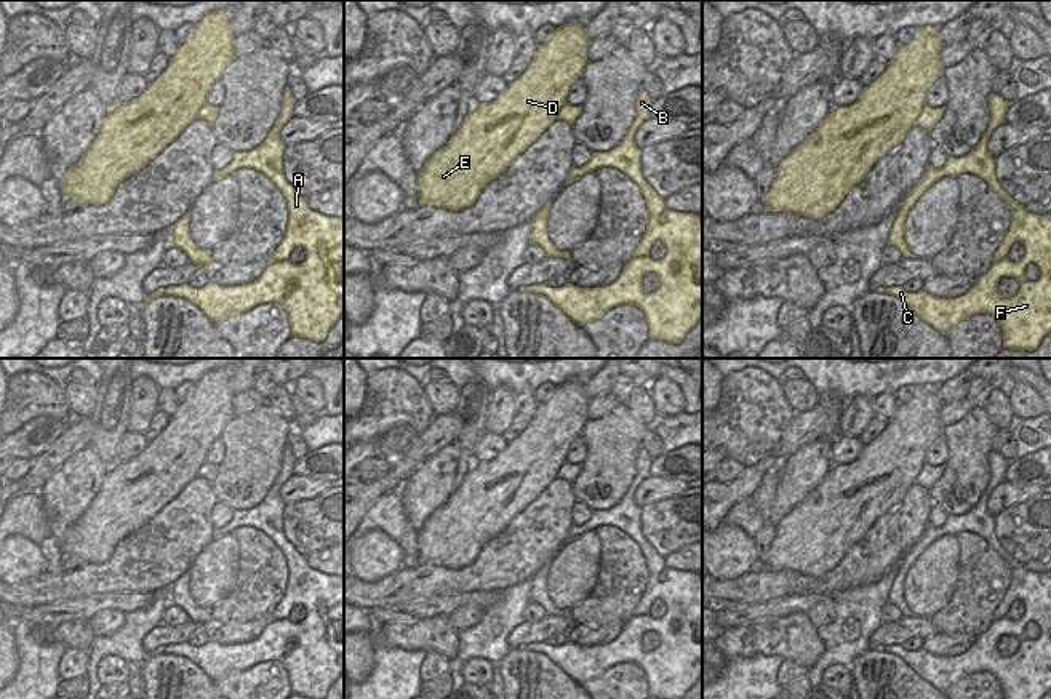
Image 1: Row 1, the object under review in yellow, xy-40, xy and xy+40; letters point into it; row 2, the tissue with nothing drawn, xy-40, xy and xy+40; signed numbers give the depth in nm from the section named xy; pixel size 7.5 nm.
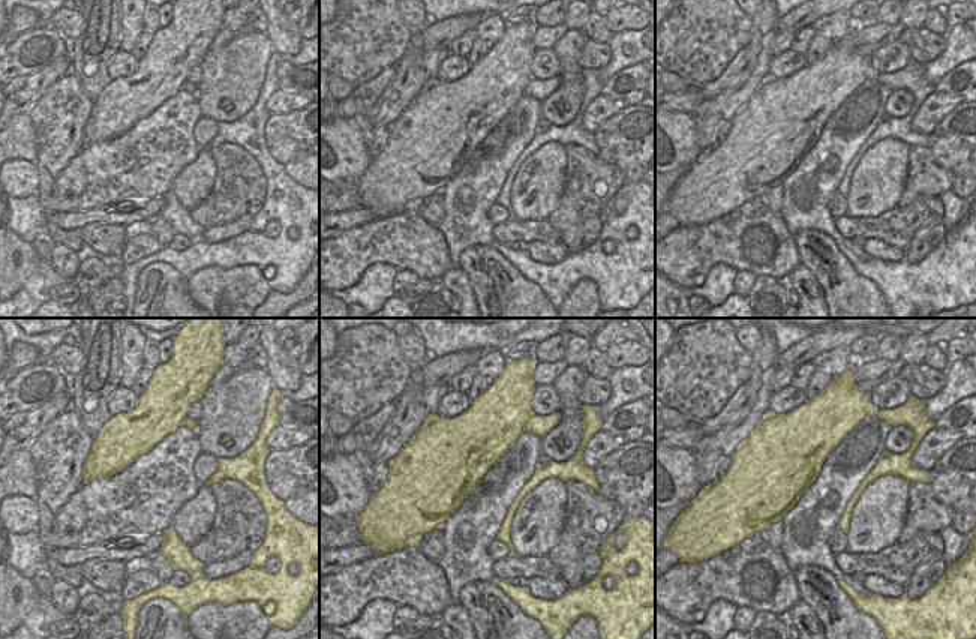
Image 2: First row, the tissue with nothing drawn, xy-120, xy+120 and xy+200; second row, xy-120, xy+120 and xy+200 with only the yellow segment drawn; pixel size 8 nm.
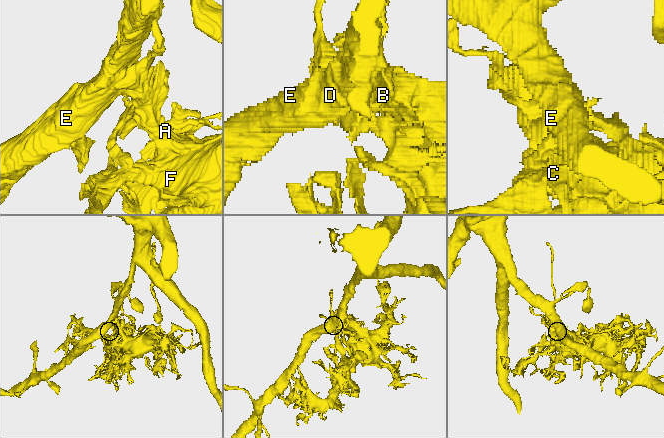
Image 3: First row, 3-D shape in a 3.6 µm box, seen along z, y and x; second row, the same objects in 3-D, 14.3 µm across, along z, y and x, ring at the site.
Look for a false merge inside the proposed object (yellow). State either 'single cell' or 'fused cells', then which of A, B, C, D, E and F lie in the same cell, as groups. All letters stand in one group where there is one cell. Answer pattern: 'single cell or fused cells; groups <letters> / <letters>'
fused cells; groups A B C F / D E

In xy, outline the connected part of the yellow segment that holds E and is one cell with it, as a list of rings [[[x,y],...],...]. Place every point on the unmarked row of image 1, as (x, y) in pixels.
[[[574,379],[557,385],[552,397],[537,405],[522,435],[506,445],[491,461],[472,462],[459,488],[445,505],[434,510],[416,534],[419,563],[450,569],[472,565],[483,545],[502,533],[557,478],[566,462],[569,445],[581,435],[590,398]]]

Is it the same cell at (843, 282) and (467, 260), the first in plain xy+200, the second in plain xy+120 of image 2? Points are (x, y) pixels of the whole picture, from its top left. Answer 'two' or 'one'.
one

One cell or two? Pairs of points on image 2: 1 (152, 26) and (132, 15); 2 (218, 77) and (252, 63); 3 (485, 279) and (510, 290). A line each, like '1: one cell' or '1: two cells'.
1: two cells
2: one cell
3: one cell

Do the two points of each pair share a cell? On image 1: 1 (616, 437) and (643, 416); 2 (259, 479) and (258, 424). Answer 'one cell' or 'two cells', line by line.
1: two cells
2: one cell

